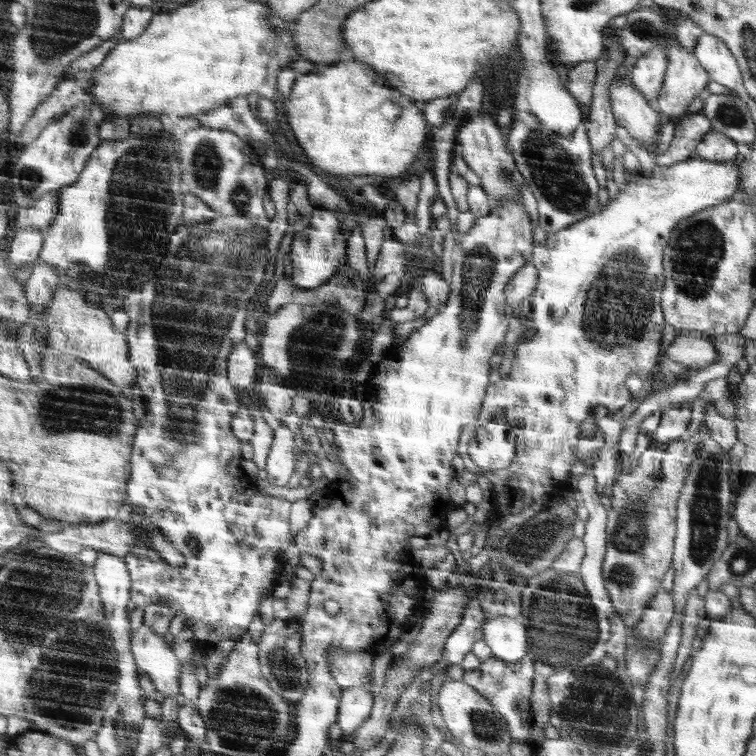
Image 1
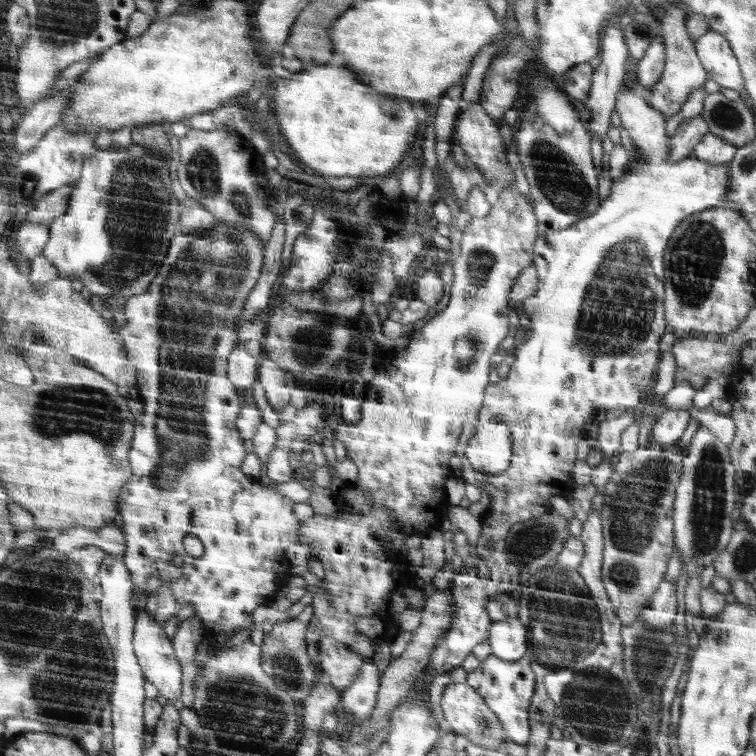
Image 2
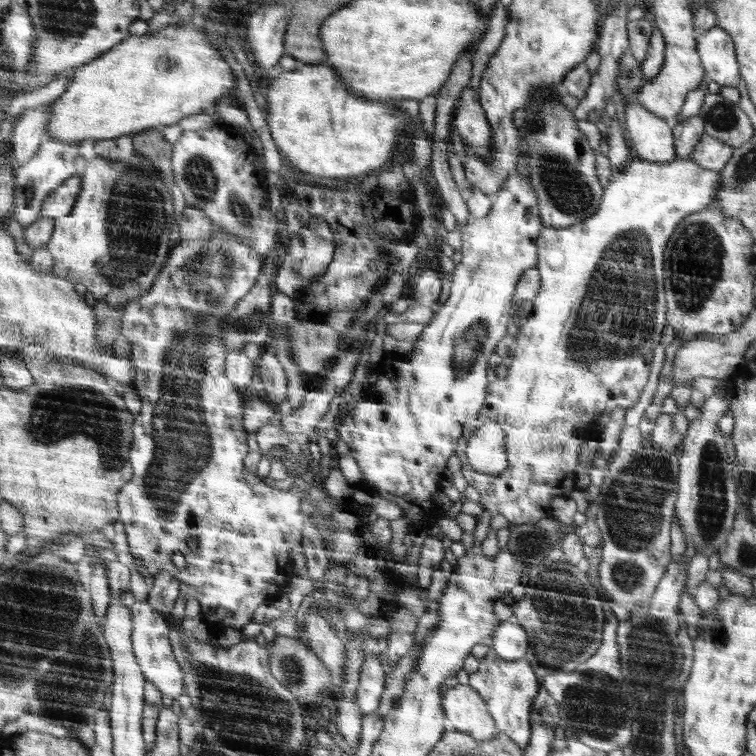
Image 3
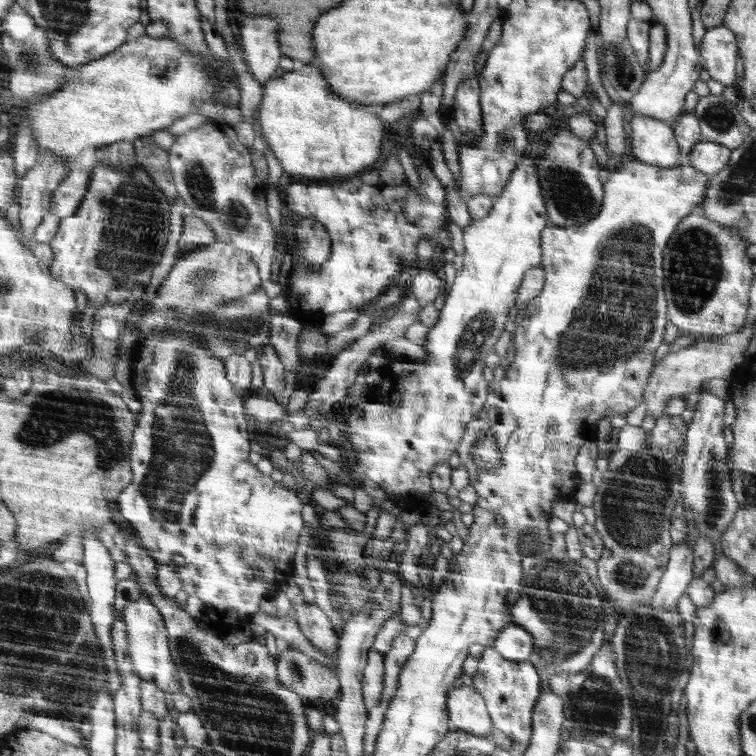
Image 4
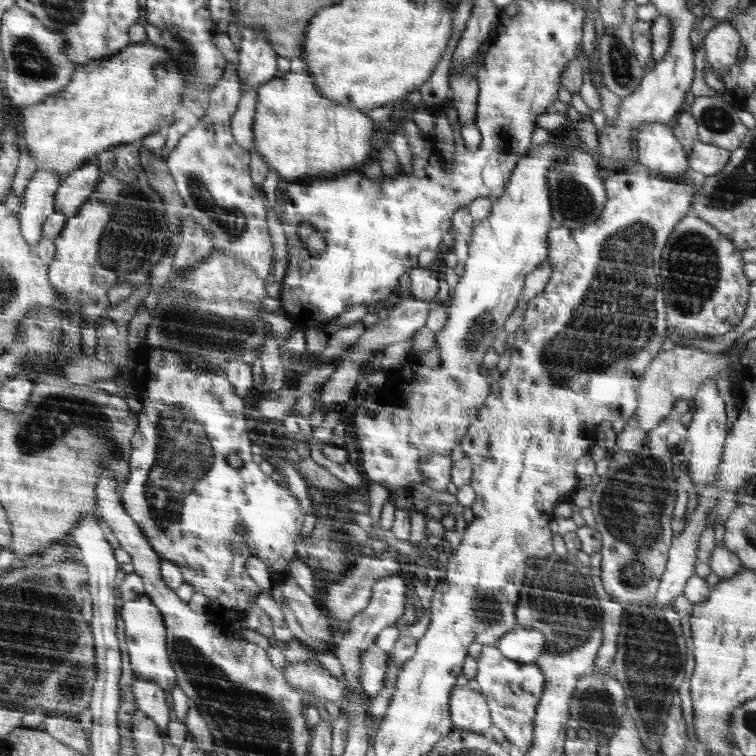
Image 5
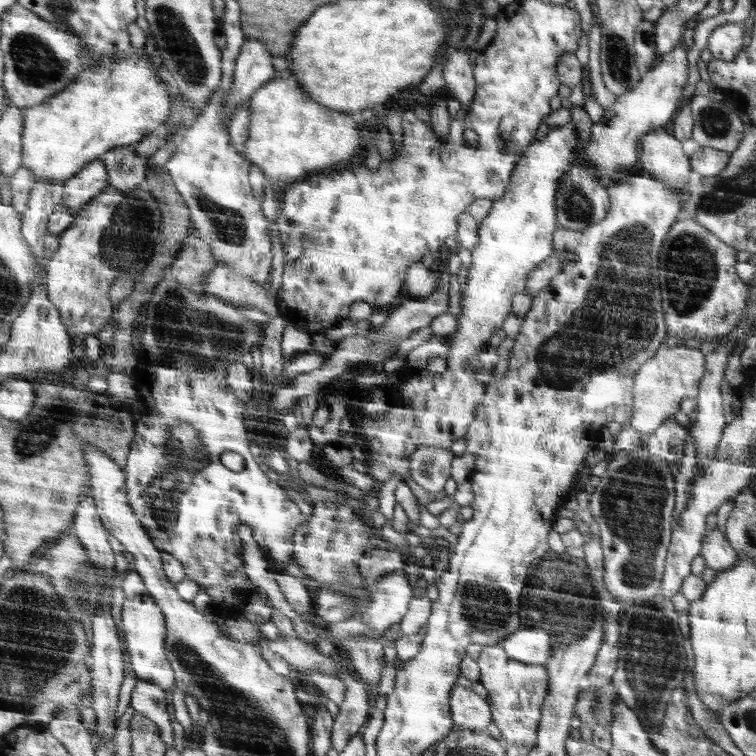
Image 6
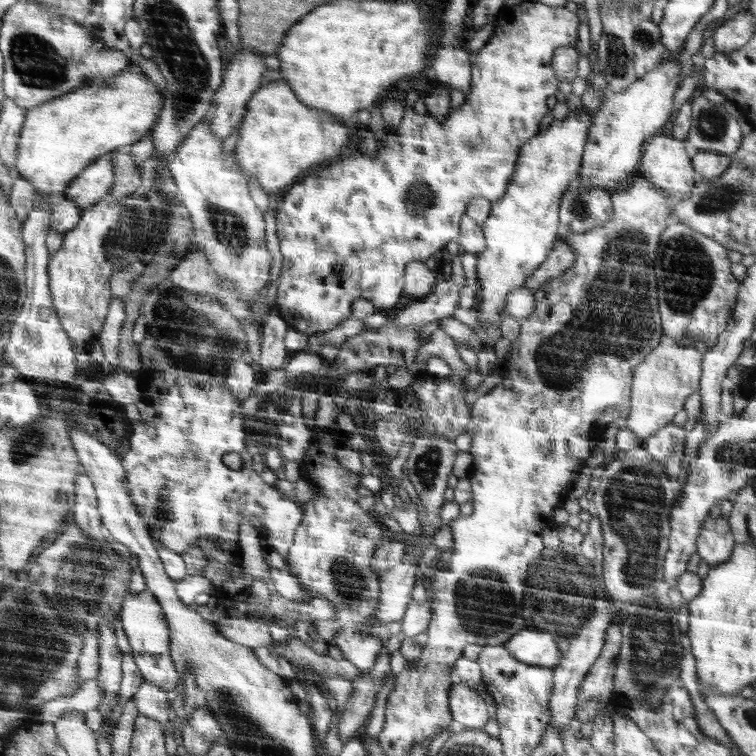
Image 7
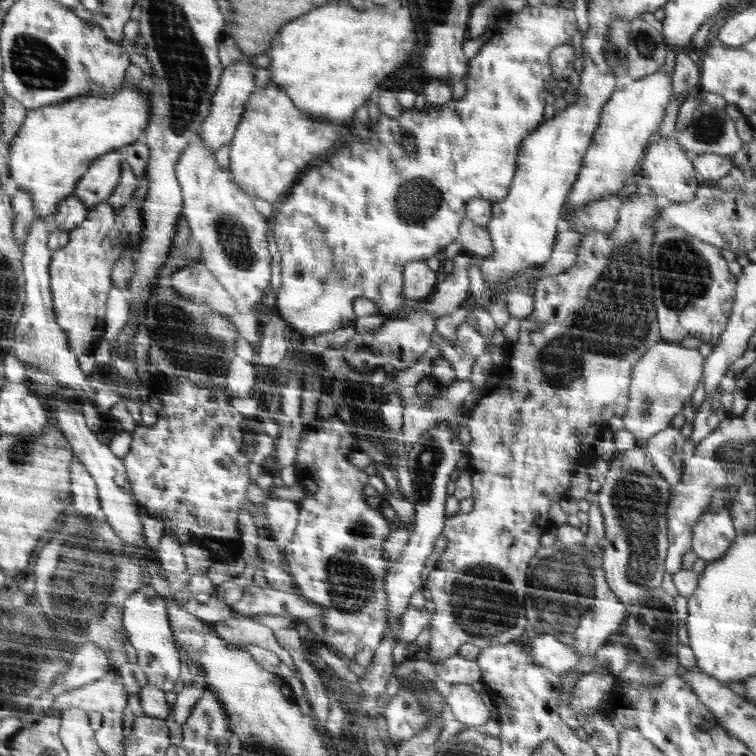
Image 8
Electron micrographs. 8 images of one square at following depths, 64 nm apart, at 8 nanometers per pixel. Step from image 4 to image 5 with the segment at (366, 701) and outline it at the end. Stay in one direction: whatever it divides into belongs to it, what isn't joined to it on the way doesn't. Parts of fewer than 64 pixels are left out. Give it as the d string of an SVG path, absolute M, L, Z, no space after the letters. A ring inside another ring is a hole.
M373 642L361 654L360 662L361 690L368 703L383 689L382 680L384 680L384 674L387 674L386 652L382 652Z

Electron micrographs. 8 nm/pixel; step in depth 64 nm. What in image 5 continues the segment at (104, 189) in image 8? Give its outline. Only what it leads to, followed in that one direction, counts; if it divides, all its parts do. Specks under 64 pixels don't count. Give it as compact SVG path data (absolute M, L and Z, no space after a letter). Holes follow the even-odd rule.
M95 160L88 161L76 172L64 177L56 197L56 210L68 217L77 215L91 199L94 187L101 177L101 170Z

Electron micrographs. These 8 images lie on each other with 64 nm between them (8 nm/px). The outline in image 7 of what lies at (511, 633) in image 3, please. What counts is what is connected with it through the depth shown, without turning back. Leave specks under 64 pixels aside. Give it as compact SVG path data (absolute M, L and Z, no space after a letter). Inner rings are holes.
M524 628L503 644L522 662L554 668L561 661L561 652L548 632Z

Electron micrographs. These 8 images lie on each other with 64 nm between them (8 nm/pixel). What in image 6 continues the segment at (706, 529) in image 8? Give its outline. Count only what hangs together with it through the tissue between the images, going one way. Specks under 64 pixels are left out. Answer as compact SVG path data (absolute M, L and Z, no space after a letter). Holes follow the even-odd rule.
M718 529L705 531L708 537L703 537L701 554L706 566L716 572L730 570L737 563L737 552L731 547L725 532Z

